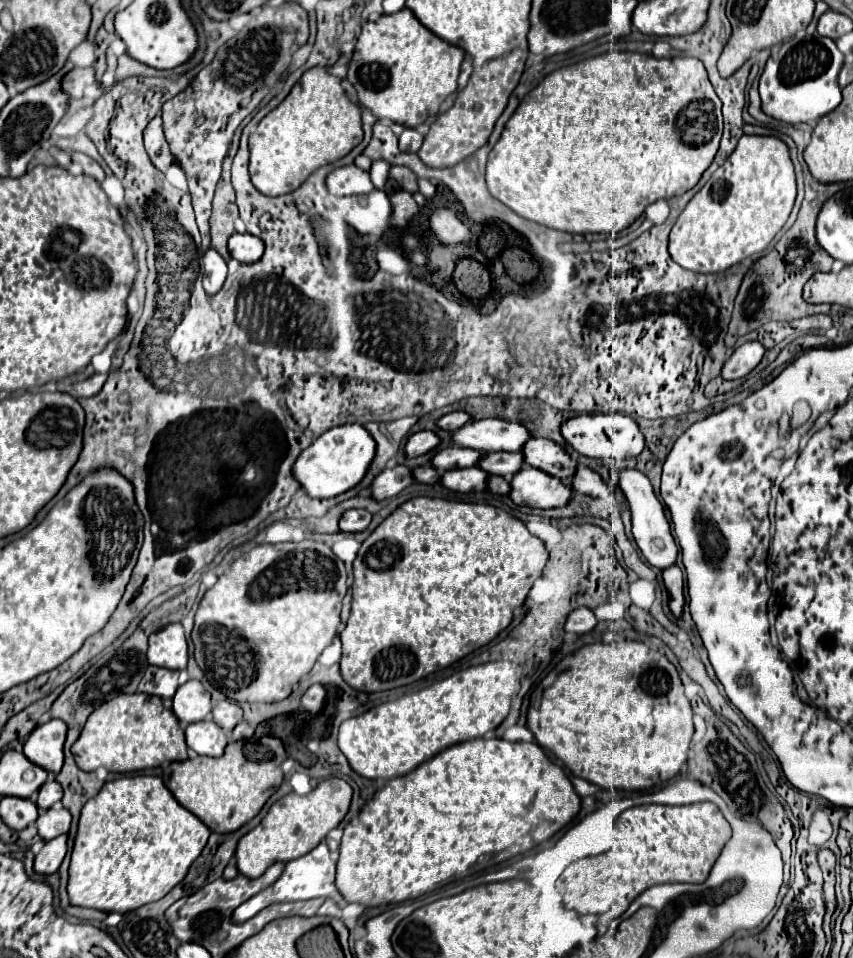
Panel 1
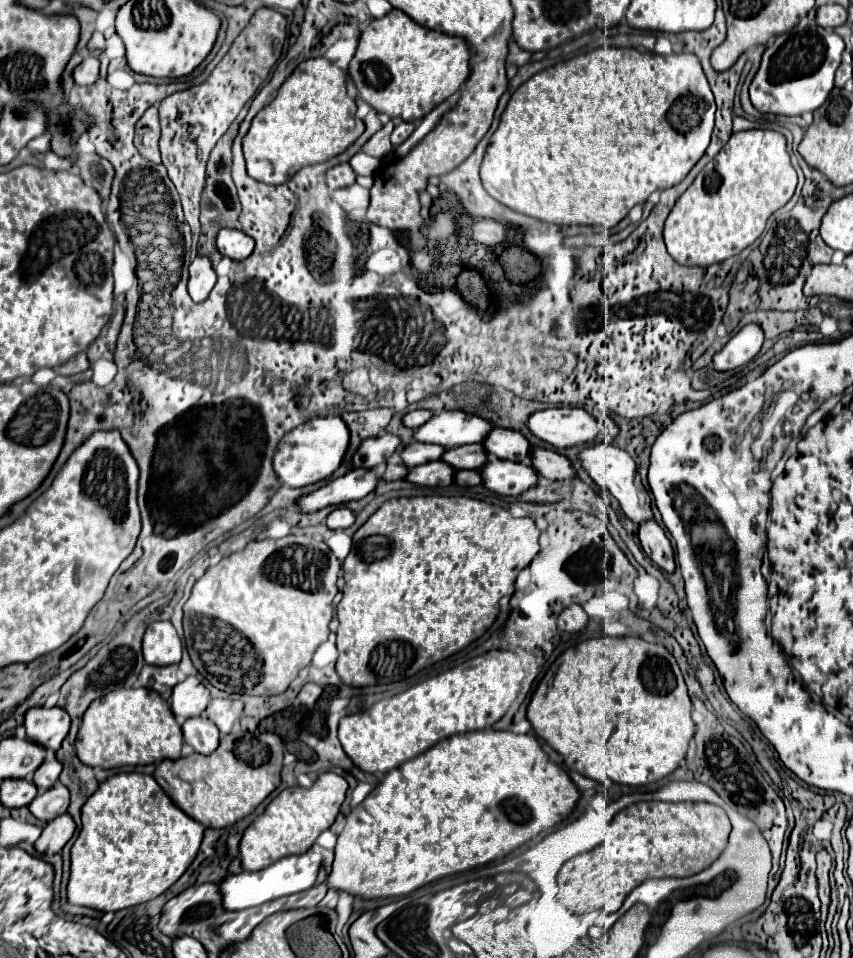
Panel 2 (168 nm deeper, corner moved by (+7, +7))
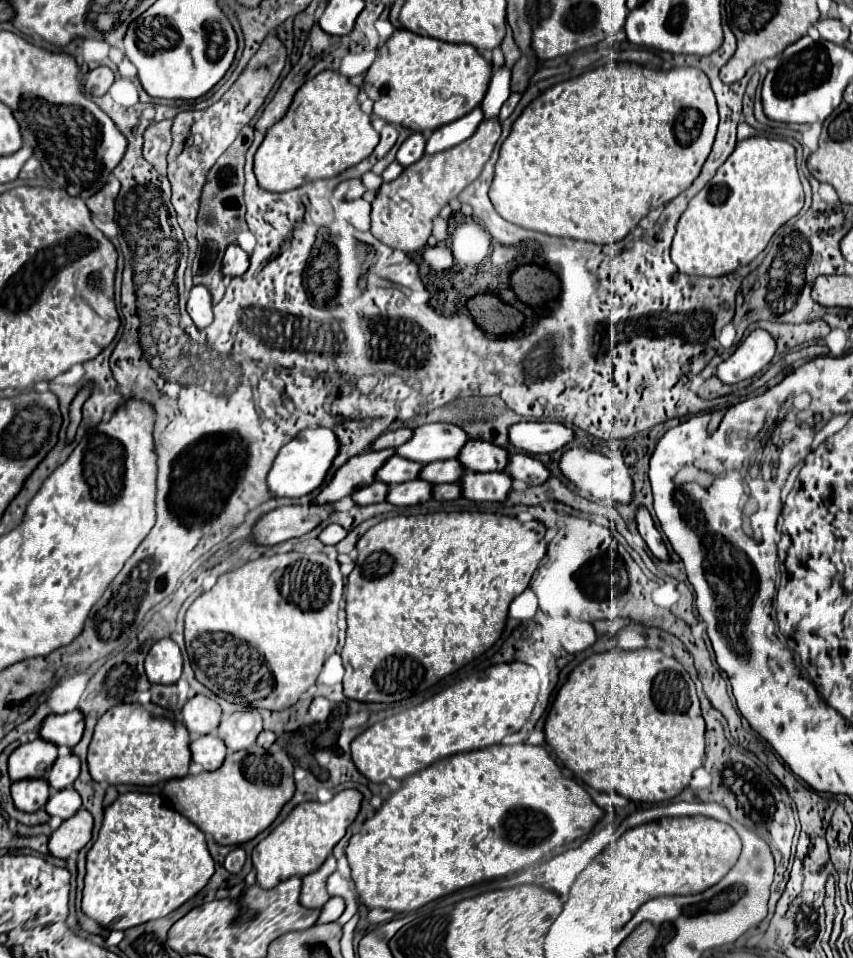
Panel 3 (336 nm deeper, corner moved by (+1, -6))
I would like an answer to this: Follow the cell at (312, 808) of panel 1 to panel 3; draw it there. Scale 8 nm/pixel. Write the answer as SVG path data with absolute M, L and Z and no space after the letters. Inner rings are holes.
M345 789L337 793L329 803L307 801L297 805L287 819L277 825L255 849L253 867L257 871L257 883L263 889L273 889L289 877L305 877L317 871L323 861L331 855L333 847L343 839L347 827L355 821L361 809L363 795L357 789Z

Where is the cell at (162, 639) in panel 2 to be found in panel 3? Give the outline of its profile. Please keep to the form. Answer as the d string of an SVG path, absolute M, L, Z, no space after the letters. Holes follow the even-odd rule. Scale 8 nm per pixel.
M173 639L157 641L145 657L145 673L151 683L175 683L181 677L183 657Z

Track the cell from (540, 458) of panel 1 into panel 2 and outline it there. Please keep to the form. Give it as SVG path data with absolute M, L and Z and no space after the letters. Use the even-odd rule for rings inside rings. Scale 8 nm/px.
M495 428L483 440L483 444L491 458L505 458L505 460L523 462L523 464L531 462L533 446L521 432L513 432L507 428Z

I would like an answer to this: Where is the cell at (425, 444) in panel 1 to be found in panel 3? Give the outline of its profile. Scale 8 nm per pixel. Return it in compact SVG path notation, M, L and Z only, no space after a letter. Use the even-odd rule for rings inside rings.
M383 449L383 451L367 451L361 455L351 457L347 465L339 467L333 475L333 479L321 489L317 497L313 497L313 505L325 505L339 501L343 497L349 497L353 491L359 487L371 485L375 481L377 469L393 455L393 449Z

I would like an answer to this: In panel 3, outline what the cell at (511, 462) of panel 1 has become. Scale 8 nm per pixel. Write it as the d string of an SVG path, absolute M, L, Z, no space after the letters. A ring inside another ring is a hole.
M447 459L447 461L433 461L431 465L423 465L419 479L437 485L437 483L457 483L461 475L463 475L461 463L457 459Z

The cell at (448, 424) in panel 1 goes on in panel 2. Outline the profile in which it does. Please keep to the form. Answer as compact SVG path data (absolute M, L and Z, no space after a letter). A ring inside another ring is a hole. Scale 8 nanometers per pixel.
M413 410L403 418L403 424L409 428L419 428L421 424L425 424L429 418L433 416L431 410Z

